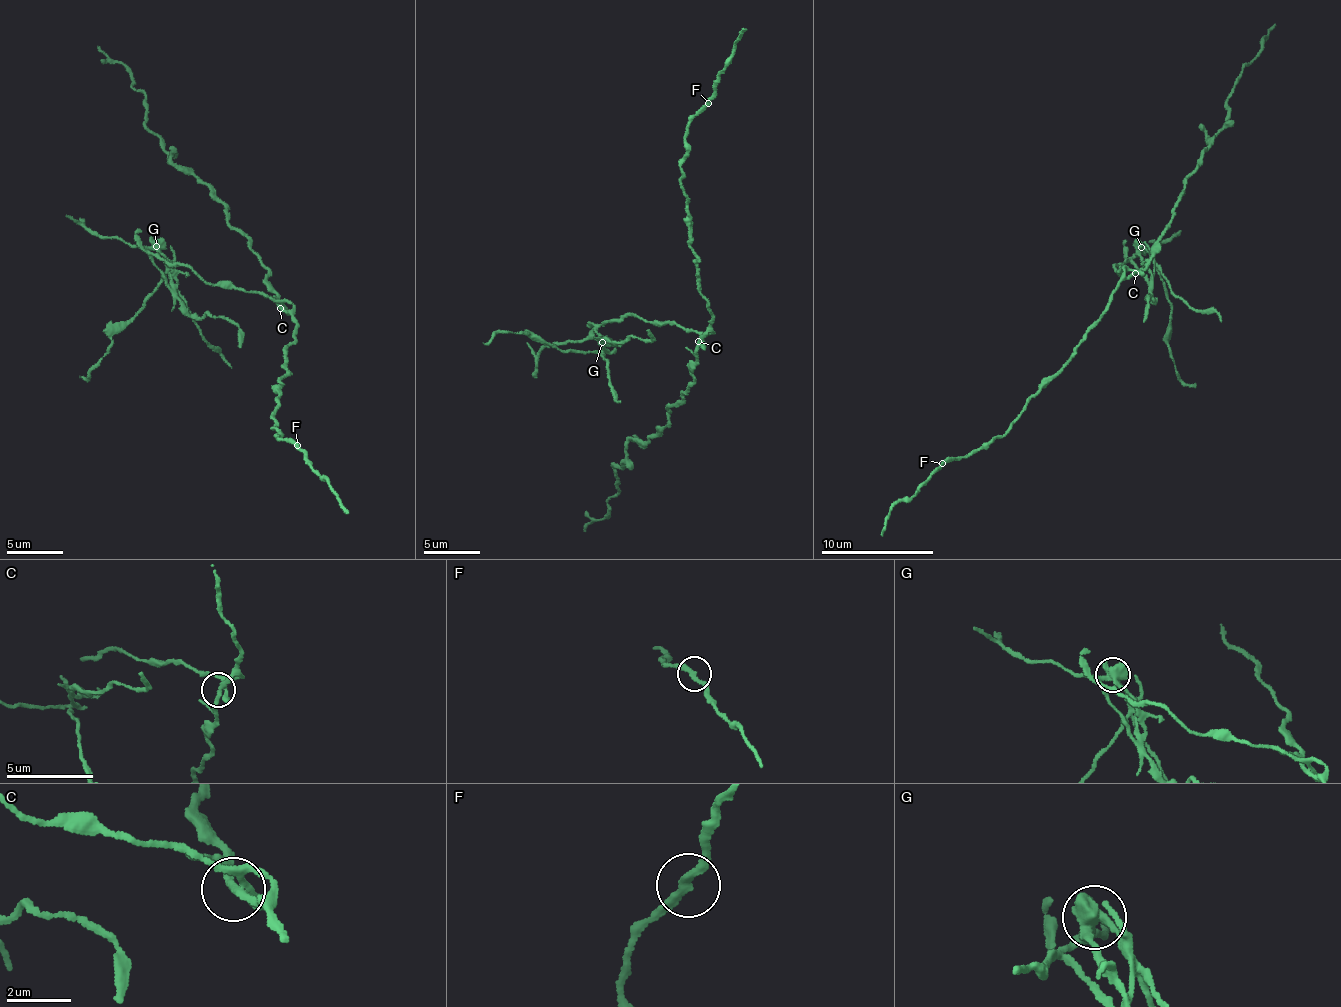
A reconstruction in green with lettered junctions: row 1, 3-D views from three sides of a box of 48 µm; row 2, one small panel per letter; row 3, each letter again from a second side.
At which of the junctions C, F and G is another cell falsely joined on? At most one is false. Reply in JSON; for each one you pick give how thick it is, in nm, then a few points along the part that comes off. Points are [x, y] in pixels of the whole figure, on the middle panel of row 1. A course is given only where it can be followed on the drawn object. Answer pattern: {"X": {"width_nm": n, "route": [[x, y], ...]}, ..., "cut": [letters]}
{"G": {"width_nm": 420, "route": [[601, 342], [604, 349], [595, 351], [560, 350], [519, 330], [491, 336], [484, 343]]}, "cut": ["G"]}

